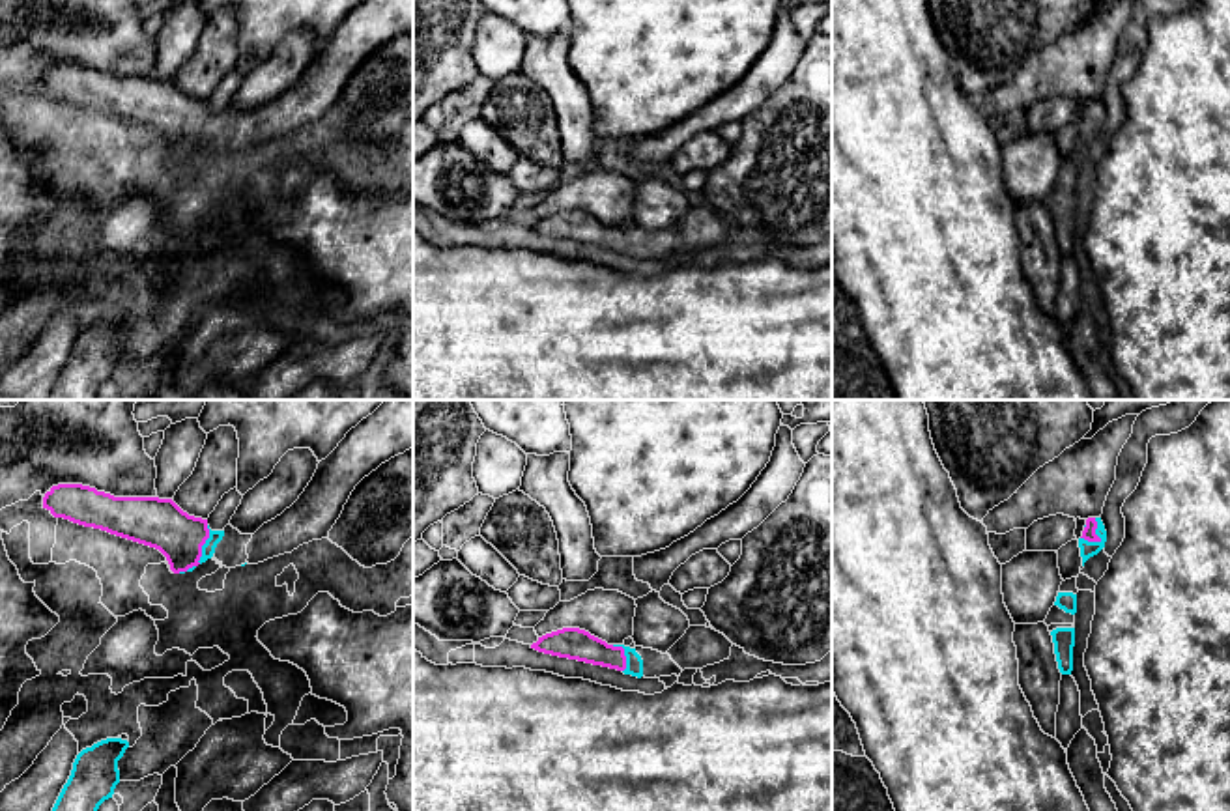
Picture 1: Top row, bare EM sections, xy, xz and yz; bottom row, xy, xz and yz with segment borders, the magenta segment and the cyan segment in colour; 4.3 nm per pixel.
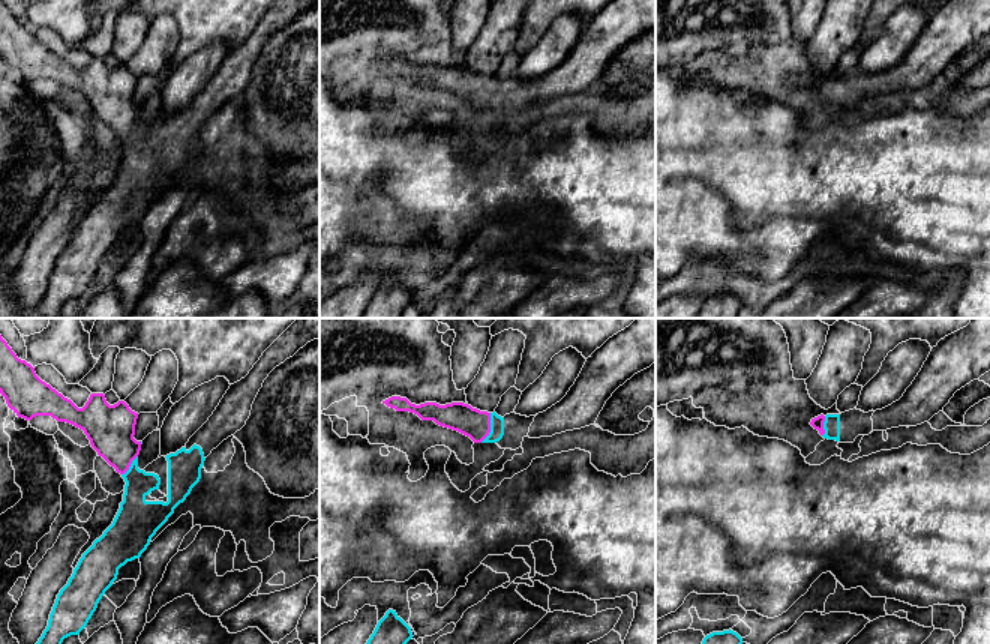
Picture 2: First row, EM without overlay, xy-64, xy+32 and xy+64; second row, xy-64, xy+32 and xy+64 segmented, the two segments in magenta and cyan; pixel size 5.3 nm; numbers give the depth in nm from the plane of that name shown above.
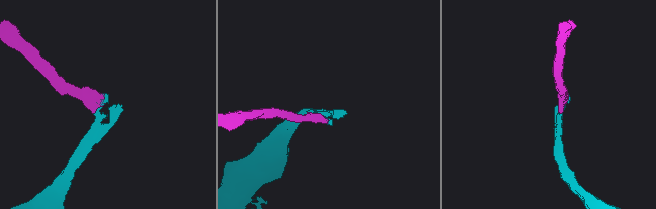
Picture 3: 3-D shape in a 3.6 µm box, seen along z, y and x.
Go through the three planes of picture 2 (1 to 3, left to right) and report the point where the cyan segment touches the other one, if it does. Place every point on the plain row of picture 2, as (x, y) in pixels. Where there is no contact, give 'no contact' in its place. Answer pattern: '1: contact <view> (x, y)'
1: contact xy-64 (129, 129)
2: contact xy+32 (489, 92)
3: contact xy+64 (822, 90)

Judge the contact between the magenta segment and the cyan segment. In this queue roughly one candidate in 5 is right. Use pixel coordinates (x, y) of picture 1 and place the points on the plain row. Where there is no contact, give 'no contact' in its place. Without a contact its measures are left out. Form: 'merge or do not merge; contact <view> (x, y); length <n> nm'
merge; contact yz (1100, 120); length 120 nm

